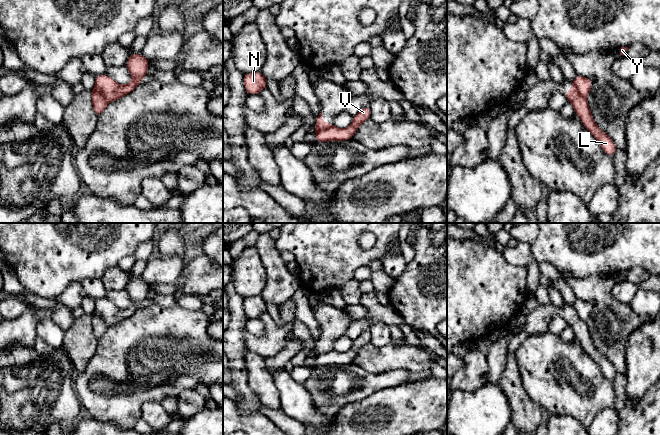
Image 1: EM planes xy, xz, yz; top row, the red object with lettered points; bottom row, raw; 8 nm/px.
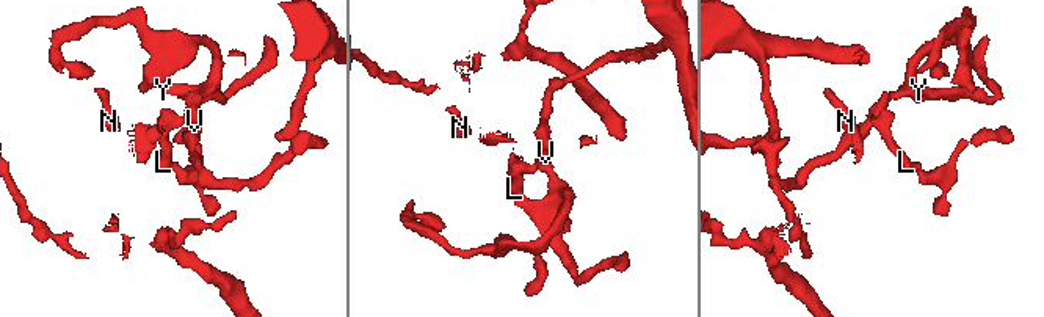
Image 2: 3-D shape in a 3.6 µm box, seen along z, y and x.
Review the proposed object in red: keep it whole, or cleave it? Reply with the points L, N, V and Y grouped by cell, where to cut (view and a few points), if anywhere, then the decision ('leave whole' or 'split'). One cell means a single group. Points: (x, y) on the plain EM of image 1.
groups L N / V Y; cut yz (573, 307), (577, 315), (585, 322); split

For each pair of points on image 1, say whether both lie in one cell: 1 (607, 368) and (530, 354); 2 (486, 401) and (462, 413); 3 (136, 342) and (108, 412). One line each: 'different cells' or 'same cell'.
1: different cells
2: same cell
3: same cell

